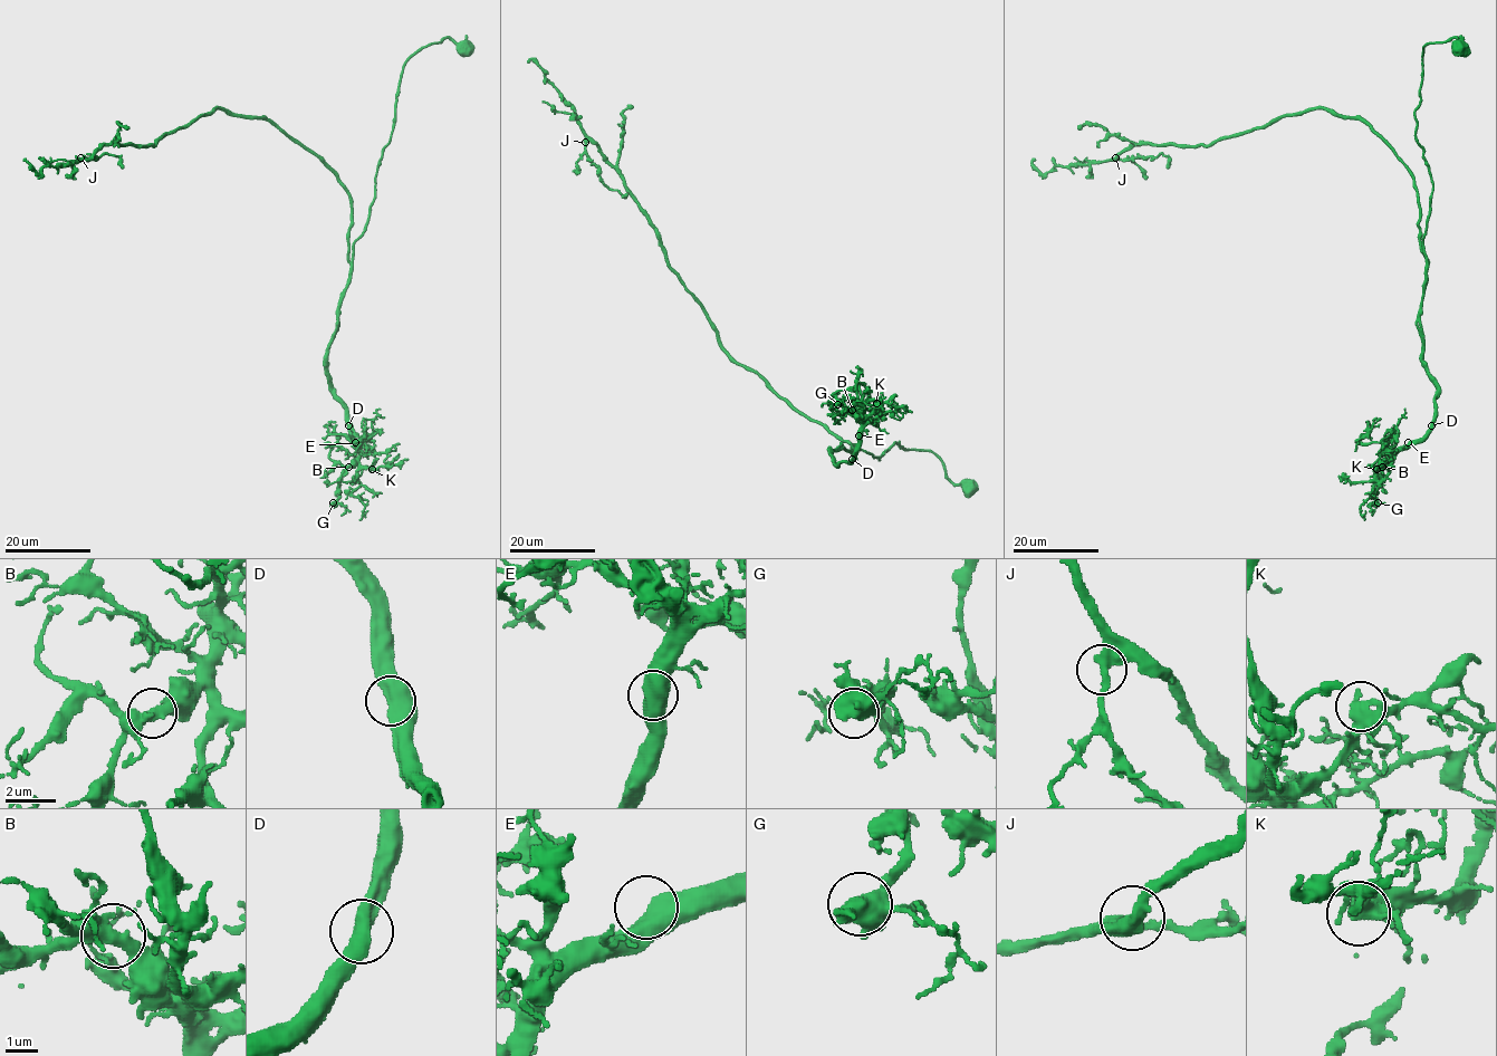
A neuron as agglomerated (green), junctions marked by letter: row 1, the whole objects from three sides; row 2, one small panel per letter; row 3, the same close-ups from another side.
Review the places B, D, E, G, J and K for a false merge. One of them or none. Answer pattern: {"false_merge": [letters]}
{"false_merge": []}

